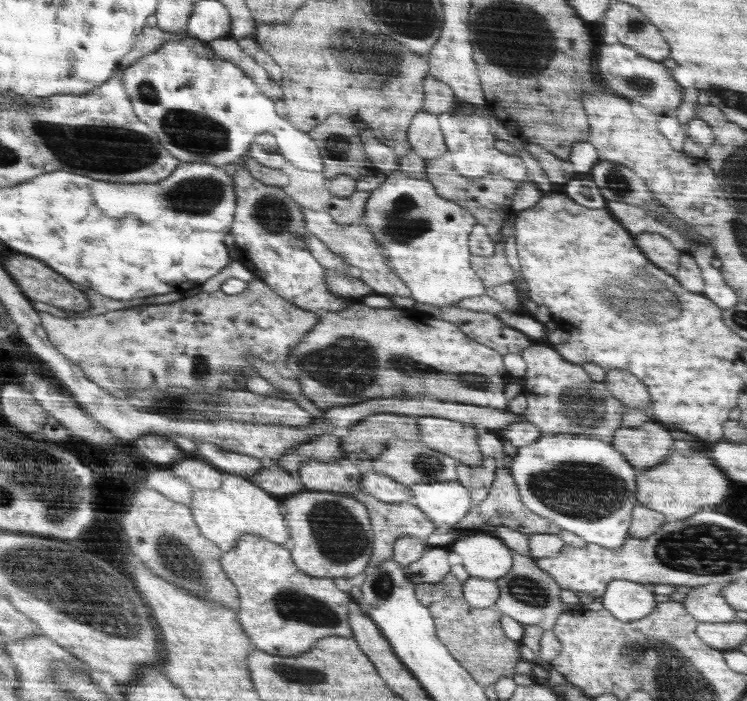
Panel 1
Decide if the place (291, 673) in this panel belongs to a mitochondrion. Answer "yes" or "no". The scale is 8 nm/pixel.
yes

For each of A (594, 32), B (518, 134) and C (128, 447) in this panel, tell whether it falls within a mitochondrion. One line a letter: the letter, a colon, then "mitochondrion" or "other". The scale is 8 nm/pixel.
A: other
B: other
C: other

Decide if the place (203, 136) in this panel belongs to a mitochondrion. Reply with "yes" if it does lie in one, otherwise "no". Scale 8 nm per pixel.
yes

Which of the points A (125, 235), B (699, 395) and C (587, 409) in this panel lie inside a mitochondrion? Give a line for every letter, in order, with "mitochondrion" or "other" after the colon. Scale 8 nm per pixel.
A: other
B: other
C: mitochondrion

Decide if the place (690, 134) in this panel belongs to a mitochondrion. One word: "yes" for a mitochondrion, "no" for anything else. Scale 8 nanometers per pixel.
no

